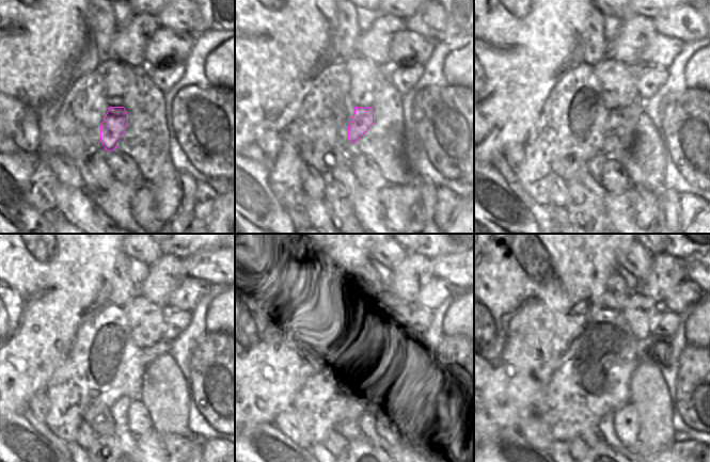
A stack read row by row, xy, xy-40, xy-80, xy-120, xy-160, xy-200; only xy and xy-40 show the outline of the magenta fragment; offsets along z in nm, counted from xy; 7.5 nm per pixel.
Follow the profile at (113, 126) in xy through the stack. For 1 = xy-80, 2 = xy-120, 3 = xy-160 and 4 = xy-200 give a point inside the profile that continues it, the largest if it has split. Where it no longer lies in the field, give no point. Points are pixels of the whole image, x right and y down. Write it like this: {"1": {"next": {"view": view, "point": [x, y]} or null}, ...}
{"1": {"next": {"view": "xy-80", "point": [618, 116]}}, "2": {"next": {"view": "xy-120", "point": [151, 353]}}, "3": {"next": {"view": "xy-160", "point": [398, 350]}}, "4": {"next": {"view": "xy-200", "point": [652, 350]}}}

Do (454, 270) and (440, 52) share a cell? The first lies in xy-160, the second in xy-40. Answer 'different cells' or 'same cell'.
different cells

